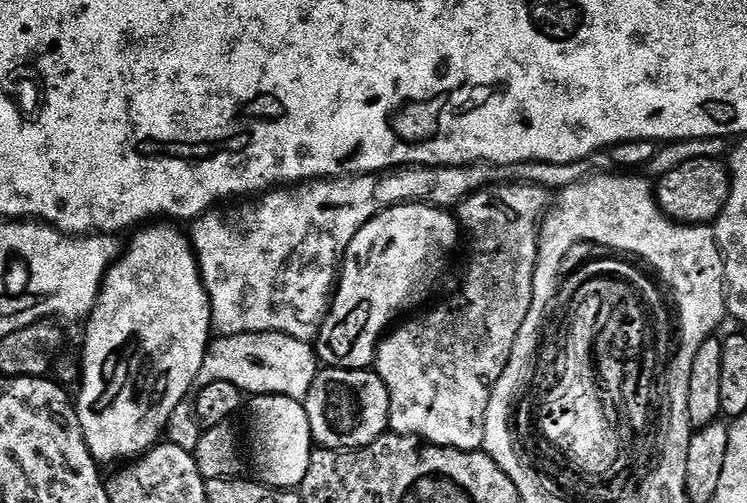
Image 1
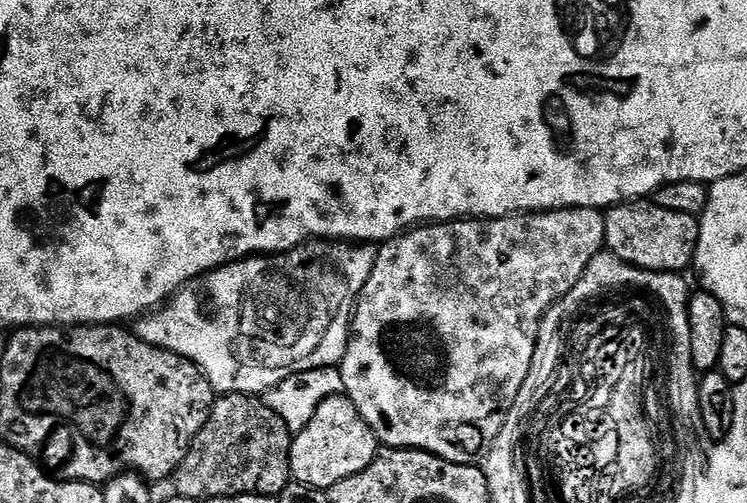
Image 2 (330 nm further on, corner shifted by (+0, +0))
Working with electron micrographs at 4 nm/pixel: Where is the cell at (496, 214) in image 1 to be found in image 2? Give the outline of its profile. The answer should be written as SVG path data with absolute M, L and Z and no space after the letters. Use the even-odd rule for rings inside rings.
M555 208L553 212L522 212L515 216L499 216L493 220L469 218L429 222L401 232L393 240L385 240L379 245L374 270L356 302L346 354L338 365L344 383L343 395L354 402L358 414L362 414L370 430L374 430L381 445L392 450L407 448L429 452L455 464L479 465L488 455L490 446L494 446L504 425L504 418L518 398L526 374L530 374L536 339L544 315L575 286L590 260L604 247L604 212L598 208Z

